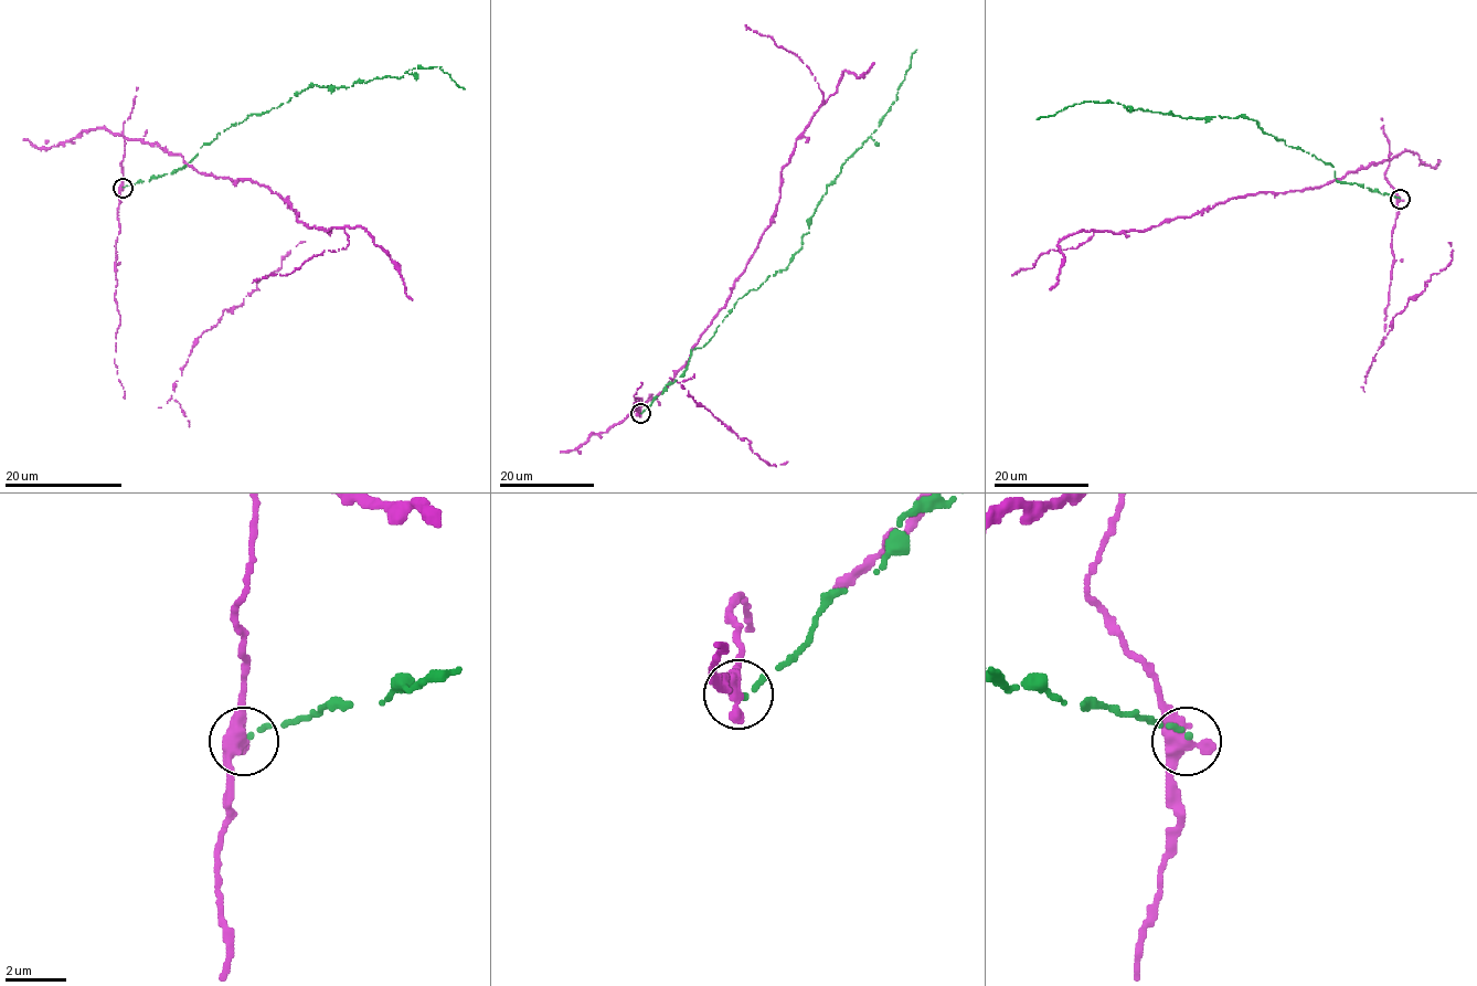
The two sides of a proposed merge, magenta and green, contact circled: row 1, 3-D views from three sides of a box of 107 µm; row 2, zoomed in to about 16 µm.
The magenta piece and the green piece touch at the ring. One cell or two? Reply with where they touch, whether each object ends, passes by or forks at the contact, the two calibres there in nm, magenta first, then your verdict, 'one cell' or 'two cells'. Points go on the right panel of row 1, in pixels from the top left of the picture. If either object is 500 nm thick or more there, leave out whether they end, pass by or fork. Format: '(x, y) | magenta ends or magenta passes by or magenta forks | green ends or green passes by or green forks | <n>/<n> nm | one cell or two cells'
(1400, 199) | 550/150 nm | two cells

